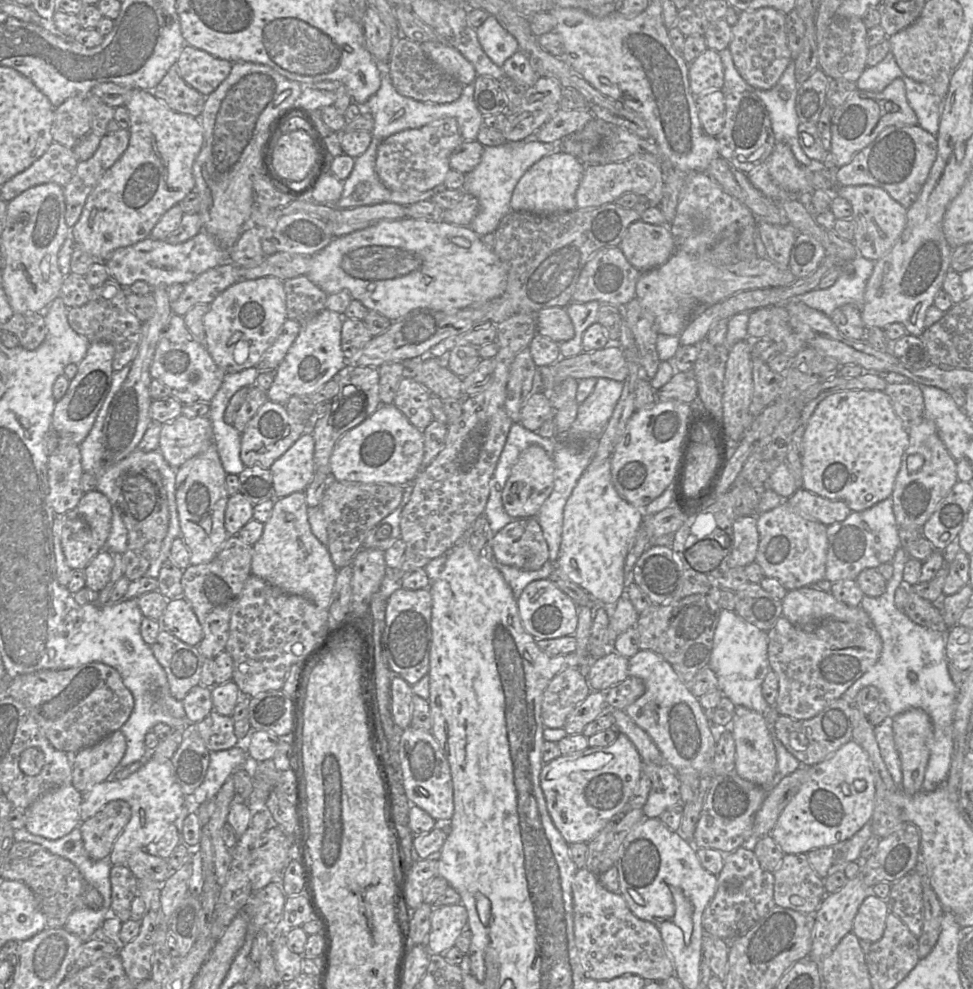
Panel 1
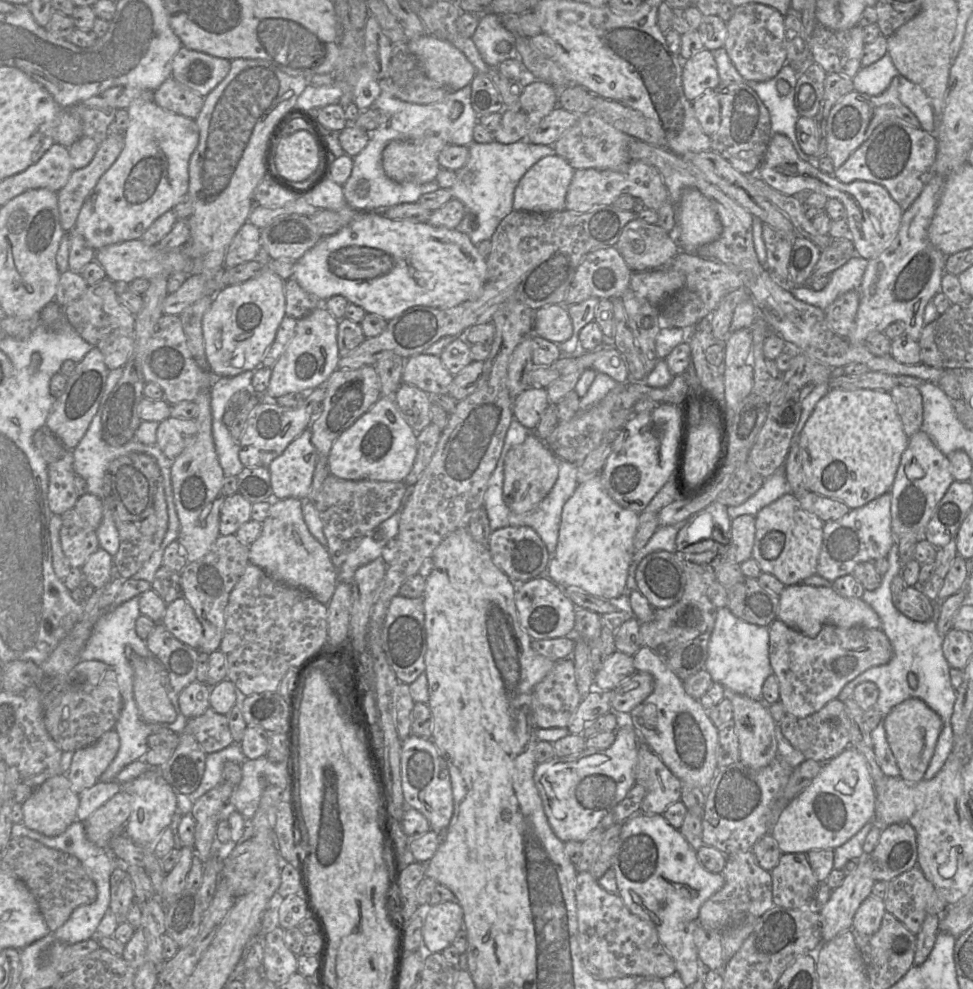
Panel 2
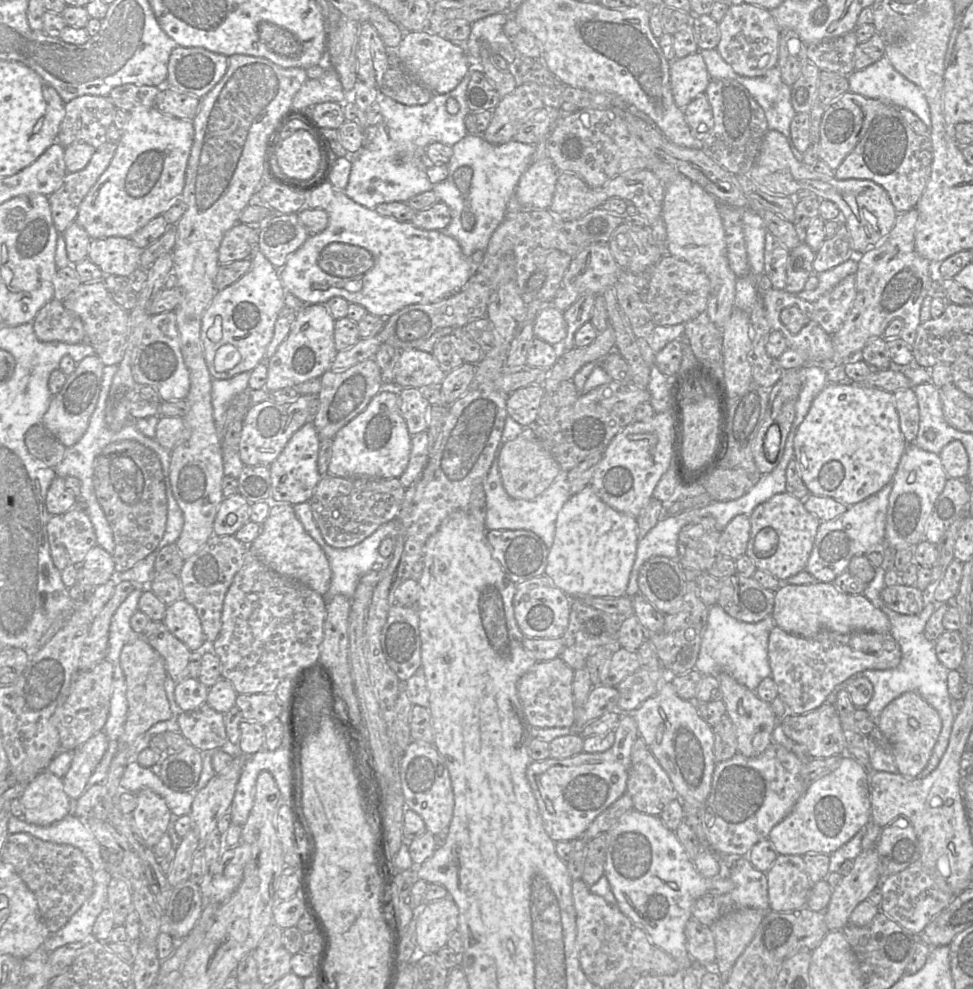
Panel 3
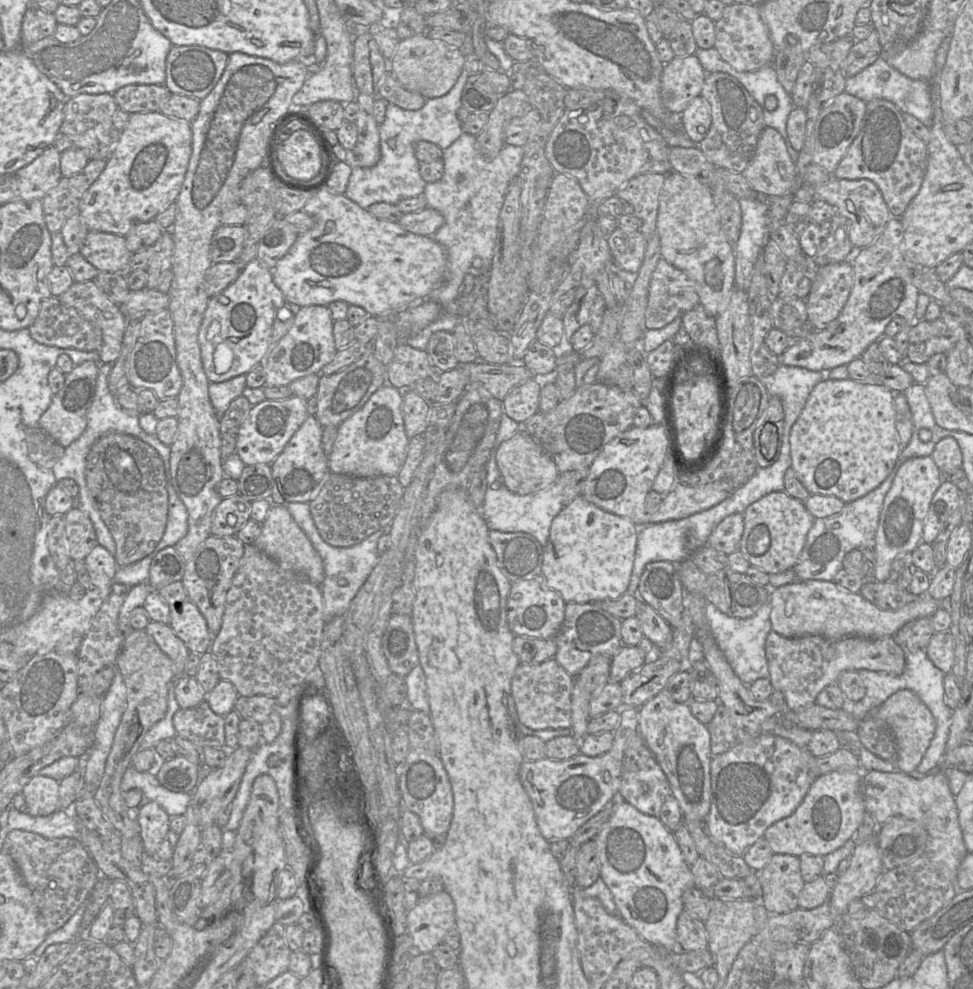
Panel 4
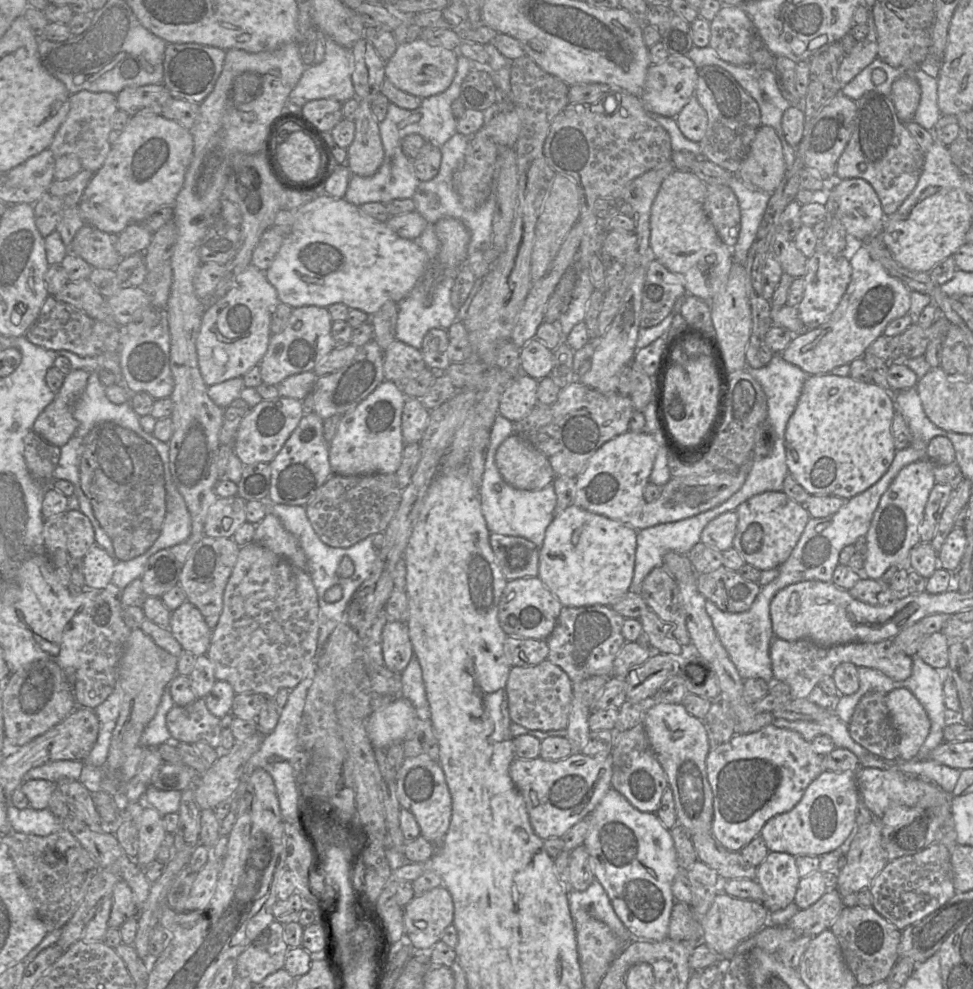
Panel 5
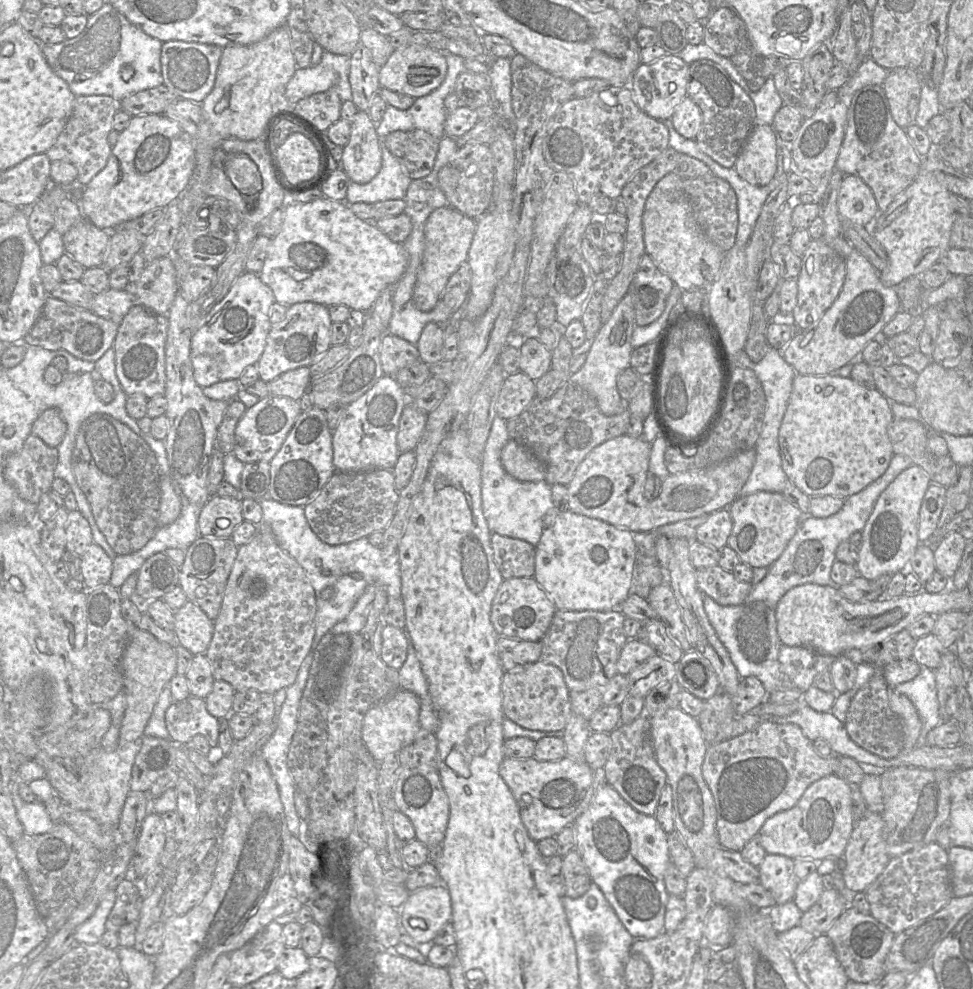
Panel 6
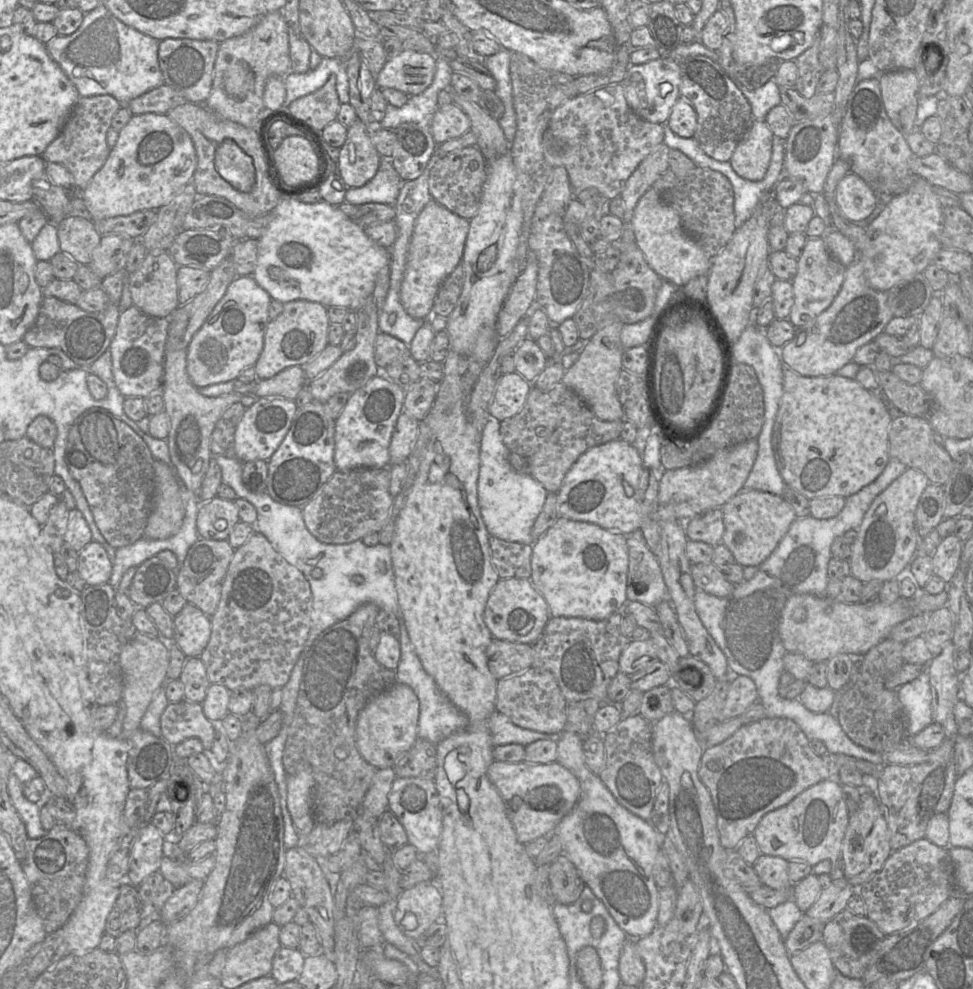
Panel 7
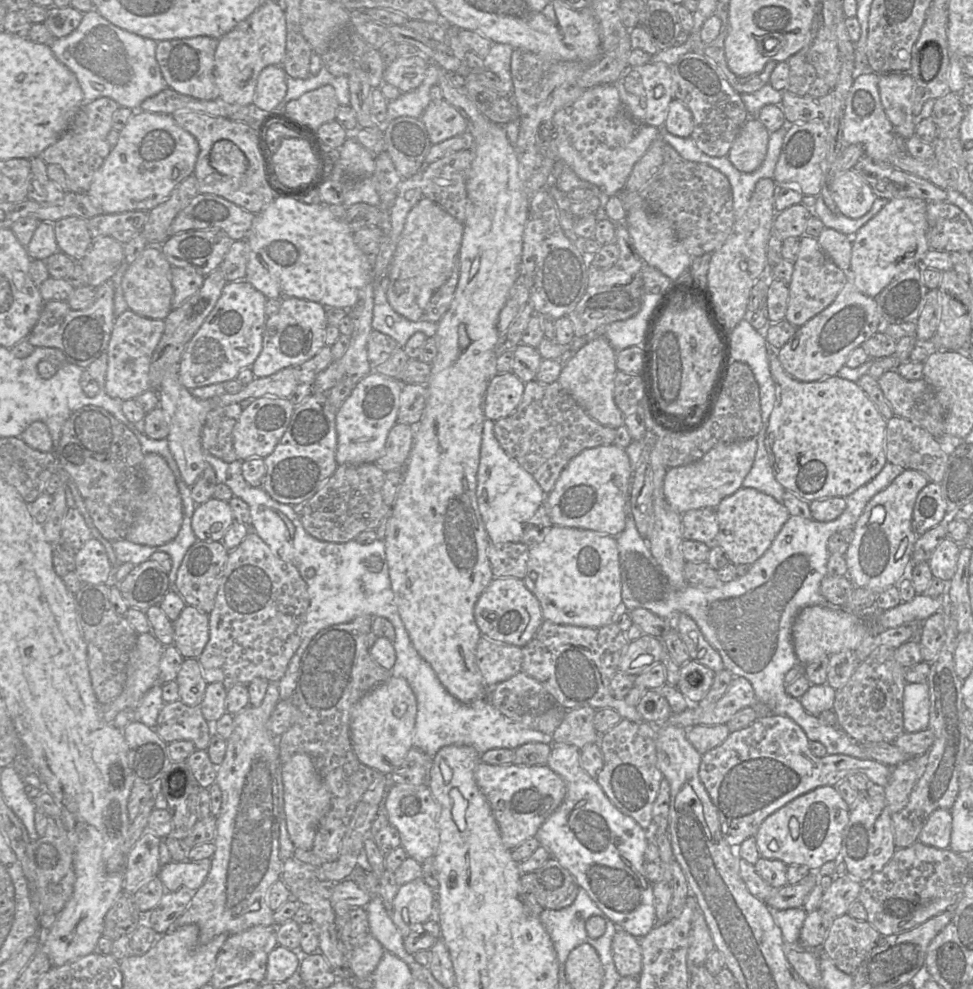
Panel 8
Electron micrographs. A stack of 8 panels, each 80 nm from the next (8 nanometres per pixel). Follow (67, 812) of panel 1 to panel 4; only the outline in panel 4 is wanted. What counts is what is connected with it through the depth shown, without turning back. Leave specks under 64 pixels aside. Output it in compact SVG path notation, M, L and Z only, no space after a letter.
M35 775L22 789L27 812L31 816L47 816L59 810L59 782L51 777Z

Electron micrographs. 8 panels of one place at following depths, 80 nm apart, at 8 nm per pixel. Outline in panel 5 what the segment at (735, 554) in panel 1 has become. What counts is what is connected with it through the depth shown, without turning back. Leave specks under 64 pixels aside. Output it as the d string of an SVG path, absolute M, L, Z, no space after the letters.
M736 511L722 513L704 527L700 541L720 551L733 547L737 522L738 515Z

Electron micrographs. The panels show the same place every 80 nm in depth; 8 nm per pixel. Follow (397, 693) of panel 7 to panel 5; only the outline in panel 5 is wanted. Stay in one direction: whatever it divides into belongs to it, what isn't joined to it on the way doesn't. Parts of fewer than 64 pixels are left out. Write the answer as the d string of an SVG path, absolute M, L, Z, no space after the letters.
M404 697L373 712L366 719L365 727L374 749L386 749L402 743L416 717L414 706Z

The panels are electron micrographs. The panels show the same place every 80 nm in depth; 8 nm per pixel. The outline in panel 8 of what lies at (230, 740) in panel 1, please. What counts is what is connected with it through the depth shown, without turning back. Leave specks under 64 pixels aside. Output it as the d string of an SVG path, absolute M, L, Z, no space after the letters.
M180 700L165 703L158 715L155 731L166 743L189 740L198 750L207 750L211 736L215 734L200 706L188 706Z

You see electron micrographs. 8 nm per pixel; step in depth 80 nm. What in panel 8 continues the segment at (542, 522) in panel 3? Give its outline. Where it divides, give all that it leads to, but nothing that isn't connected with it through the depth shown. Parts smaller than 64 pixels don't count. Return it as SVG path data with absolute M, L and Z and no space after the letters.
M485 418L483 423L476 487L478 507L489 540L521 542L524 524L544 503L547 494L535 478L500 446L494 435L494 422Z

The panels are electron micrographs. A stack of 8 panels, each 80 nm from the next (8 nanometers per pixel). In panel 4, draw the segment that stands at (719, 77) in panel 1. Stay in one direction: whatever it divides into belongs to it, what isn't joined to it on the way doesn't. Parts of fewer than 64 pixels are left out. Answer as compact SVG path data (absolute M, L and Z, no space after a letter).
M694 55L674 57L665 63L661 76L660 95L664 106L681 114L690 101L701 95L706 71Z

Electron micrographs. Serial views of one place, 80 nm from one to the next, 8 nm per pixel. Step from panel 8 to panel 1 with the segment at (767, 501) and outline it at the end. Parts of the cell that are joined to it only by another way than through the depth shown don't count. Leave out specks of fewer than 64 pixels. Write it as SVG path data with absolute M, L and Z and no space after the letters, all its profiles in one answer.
M787 501L757 517L759 545L755 562L758 563L765 577L777 579L788 591L815 585L825 579L828 550L827 526L811 518L806 518L794 509Z

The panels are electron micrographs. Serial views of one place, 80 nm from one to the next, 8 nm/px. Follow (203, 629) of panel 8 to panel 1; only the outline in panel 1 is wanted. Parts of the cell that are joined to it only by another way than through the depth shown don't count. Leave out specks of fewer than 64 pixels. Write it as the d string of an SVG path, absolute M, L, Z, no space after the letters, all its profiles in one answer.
M183 594L181 598L168 600L160 622L162 629L191 646L198 646L203 639L202 626Z

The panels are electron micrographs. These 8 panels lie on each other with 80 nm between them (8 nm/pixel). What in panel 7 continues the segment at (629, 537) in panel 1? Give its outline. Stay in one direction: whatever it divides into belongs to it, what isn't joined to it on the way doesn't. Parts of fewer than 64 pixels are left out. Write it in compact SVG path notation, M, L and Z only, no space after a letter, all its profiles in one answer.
M559 517L532 547L530 580L548 603L551 616L602 620L627 603L629 554L622 532Z

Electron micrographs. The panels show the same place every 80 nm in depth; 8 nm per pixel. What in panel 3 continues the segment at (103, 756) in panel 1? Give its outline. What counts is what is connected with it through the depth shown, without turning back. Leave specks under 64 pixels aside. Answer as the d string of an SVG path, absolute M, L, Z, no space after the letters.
M100 731L74 751L70 769L63 777L64 791L71 801L76 801L86 790L88 780L101 761L107 748L108 738L104 732Z

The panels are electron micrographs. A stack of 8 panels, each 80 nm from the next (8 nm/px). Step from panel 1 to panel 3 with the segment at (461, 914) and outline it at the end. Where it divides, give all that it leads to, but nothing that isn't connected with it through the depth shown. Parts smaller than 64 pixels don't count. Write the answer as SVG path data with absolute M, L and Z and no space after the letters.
M448 896L425 904L415 918L417 945L425 954L436 954L458 929L459 909Z

